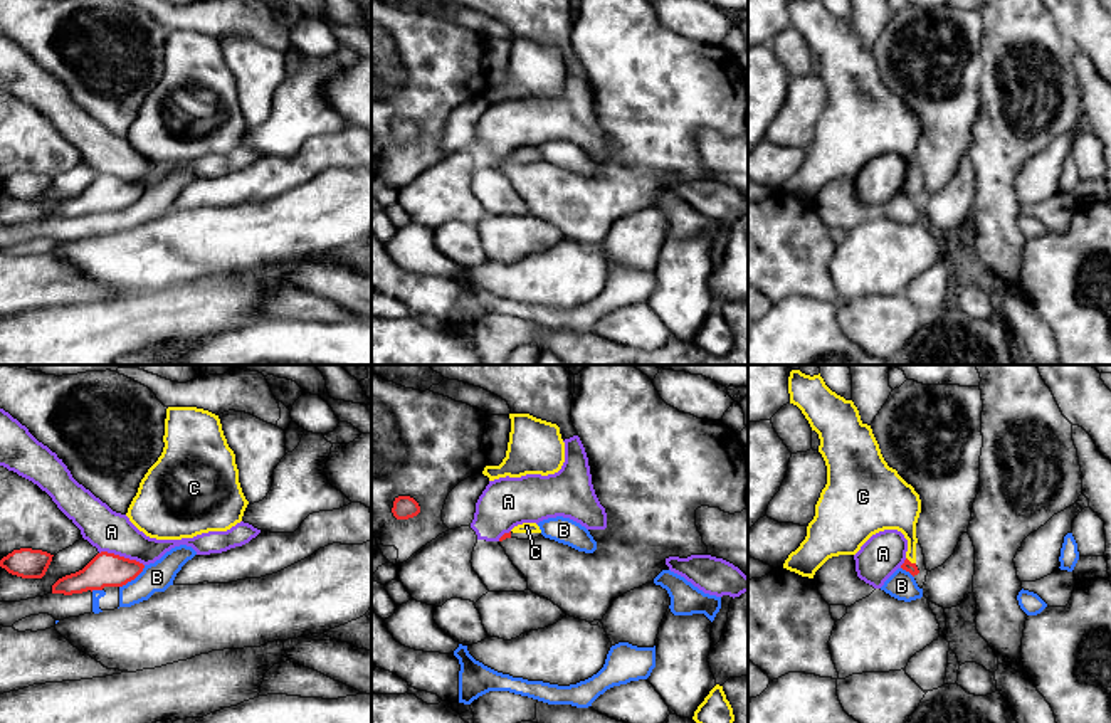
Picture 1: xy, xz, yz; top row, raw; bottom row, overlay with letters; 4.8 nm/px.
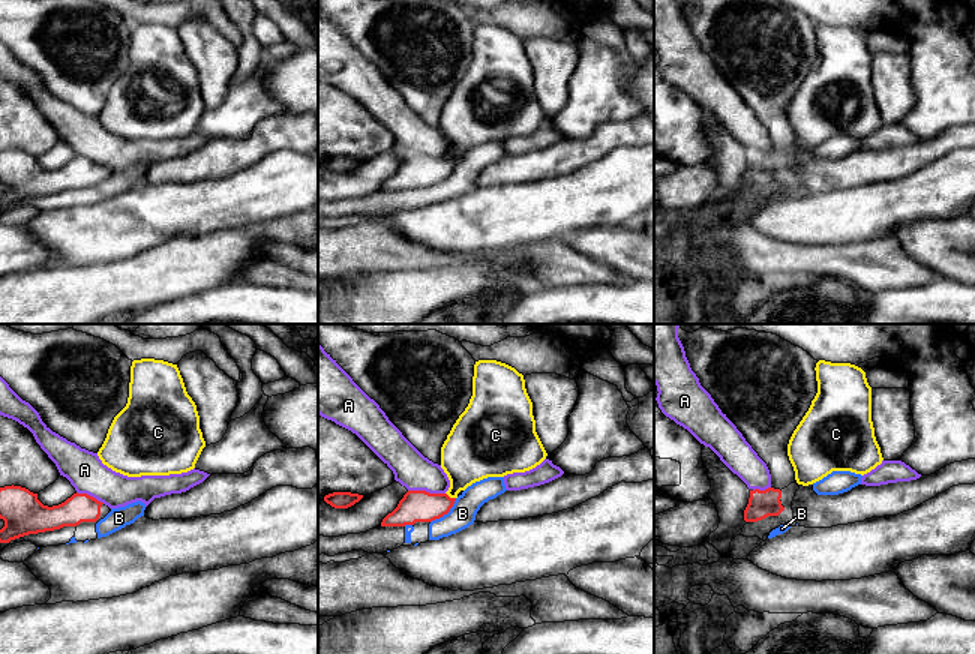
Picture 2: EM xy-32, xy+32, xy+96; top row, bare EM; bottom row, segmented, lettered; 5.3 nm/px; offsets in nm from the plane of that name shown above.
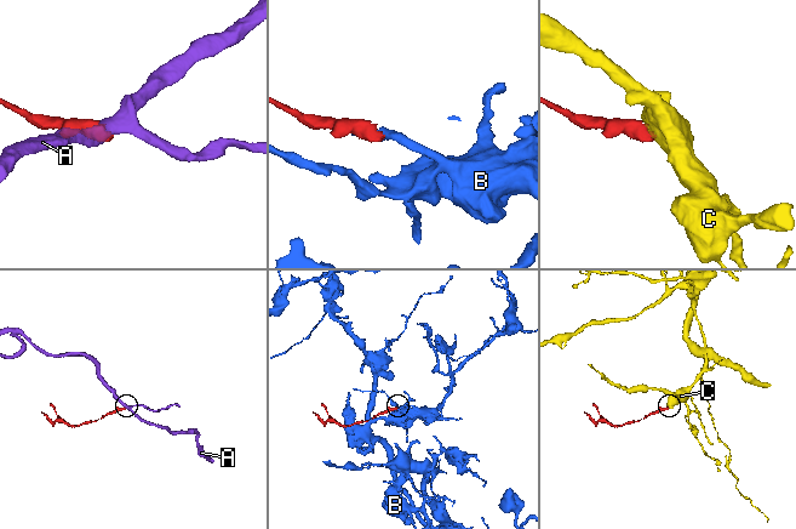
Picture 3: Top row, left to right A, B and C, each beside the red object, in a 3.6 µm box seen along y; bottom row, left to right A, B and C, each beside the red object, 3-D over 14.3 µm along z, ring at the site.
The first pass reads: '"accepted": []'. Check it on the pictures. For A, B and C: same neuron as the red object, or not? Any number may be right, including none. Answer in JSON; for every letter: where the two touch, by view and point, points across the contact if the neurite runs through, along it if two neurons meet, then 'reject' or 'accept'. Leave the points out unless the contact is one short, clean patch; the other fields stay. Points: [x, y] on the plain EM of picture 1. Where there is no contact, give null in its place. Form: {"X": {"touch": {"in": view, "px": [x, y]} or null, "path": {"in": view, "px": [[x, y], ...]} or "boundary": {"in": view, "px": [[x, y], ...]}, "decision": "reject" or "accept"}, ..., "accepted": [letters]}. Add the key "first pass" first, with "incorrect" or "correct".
{"first pass": "incorrect", "A": {"touch": {"in": "xy", "px": [121, 180]}, "boundary": {"in": "xy", "px": [[100, 175], [113, 175], [135, 182], [143, 189]]}, "decision": "reject"}, "B": {"touch": {"in": "xy", "px": [133, 202]}, "boundary": {"in": "xy", "px": [[145, 189], [120, 211]]}, "decision": "reject"}, "C": {"touch": {"in": "yz", "px": [910, 185]}, "path": {"in": "yz", "px": [[910, 190], [910, 185], [911, 160], [900, 135]]}, "decision": "accept"}, "accepted": ["C"]}

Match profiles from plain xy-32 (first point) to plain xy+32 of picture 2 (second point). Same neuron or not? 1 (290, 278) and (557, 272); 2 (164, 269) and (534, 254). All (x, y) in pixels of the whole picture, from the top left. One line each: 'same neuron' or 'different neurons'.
1: same neuron
2: different neurons

